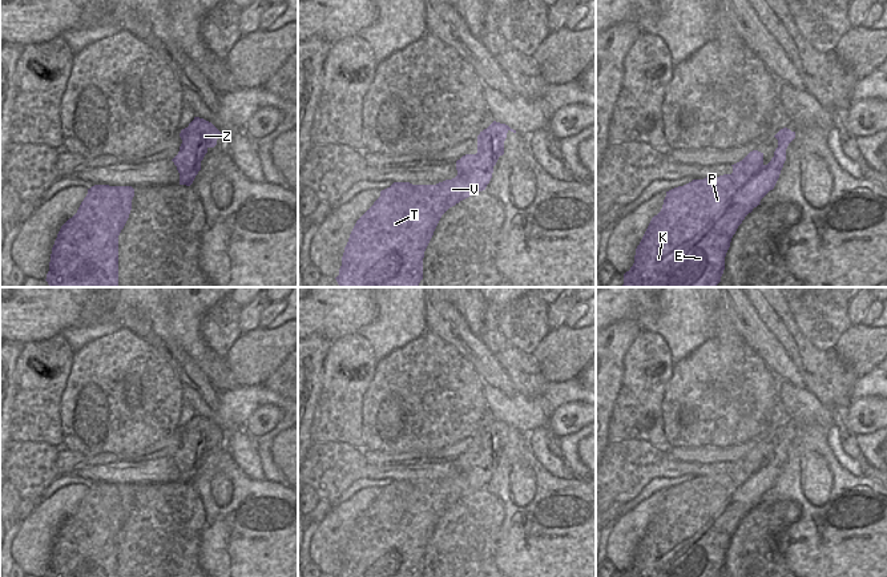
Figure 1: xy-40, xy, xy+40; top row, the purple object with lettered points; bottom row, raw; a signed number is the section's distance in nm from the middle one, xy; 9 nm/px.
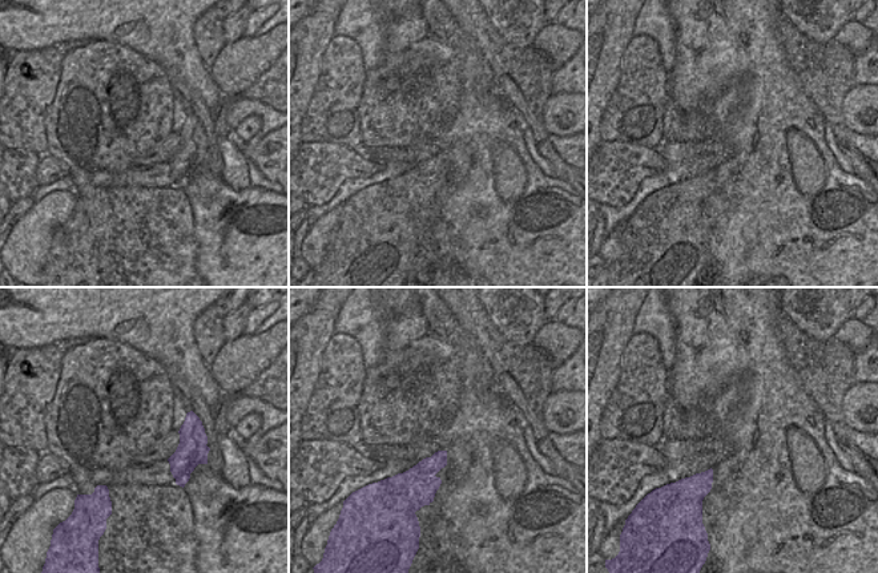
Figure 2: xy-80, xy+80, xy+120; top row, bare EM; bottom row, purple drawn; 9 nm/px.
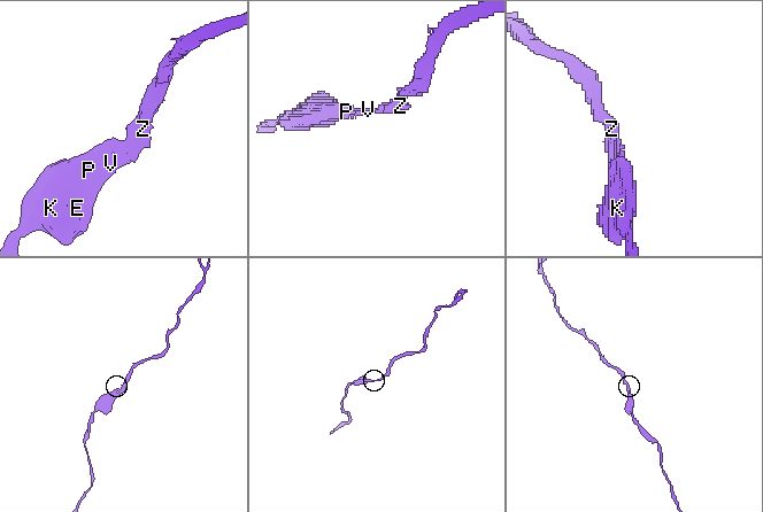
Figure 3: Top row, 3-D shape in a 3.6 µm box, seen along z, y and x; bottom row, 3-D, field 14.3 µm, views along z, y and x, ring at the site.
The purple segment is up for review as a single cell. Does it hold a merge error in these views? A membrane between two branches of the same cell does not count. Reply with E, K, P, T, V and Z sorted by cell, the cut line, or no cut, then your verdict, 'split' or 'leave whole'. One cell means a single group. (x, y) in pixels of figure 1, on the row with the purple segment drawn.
E K P T V Z; no cut; leave whole

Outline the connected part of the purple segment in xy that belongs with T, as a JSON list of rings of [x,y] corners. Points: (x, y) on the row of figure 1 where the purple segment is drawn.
[[[493,121],[477,136],[477,153],[465,154],[456,161],[457,175],[436,185],[412,185],[394,182],[380,191],[380,197],[356,221],[342,257],[339,275],[335,278],[340,287],[419,287],[423,279],[424,251],[434,235],[442,215],[460,201],[485,190],[500,156],[504,154],[504,141],[508,132],[516,133],[505,124]]]

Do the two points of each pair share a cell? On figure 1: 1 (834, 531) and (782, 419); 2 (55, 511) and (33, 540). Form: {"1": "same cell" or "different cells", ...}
{"1": "same cell", "2": "same cell"}

